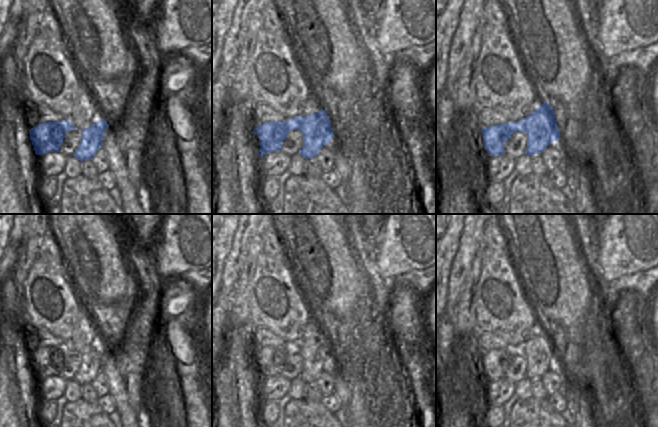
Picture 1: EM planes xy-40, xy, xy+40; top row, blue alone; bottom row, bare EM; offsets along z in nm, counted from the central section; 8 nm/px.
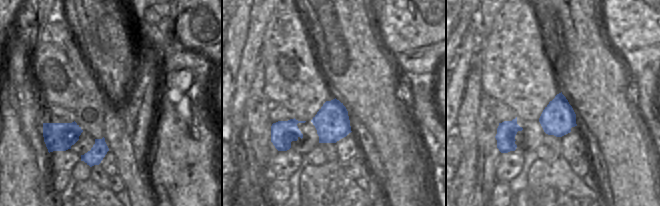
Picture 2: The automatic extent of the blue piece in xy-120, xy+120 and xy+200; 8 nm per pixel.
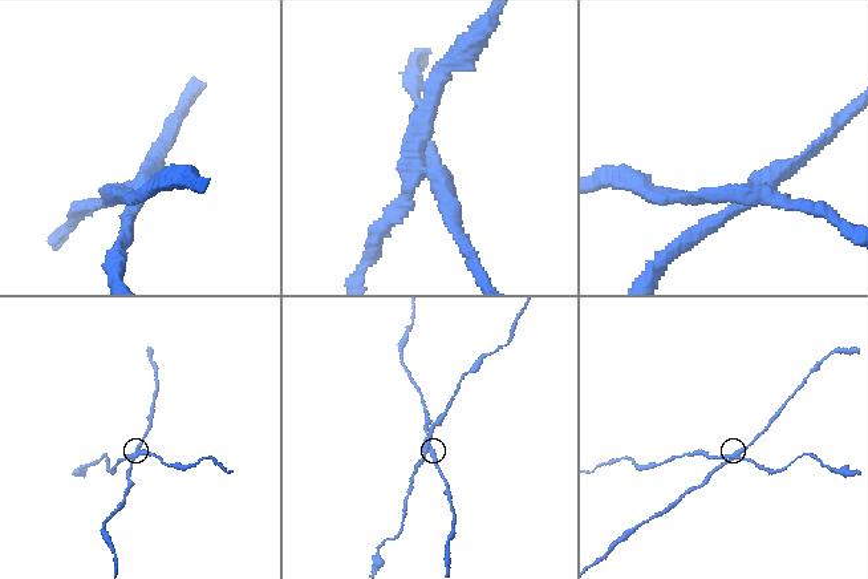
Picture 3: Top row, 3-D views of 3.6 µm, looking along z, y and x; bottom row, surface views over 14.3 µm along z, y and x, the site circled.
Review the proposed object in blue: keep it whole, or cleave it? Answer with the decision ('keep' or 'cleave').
cleave

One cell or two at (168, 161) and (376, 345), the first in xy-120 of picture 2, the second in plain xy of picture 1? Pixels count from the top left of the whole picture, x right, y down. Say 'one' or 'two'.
two

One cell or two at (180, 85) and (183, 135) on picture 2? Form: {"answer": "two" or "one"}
{"answer": "one"}

